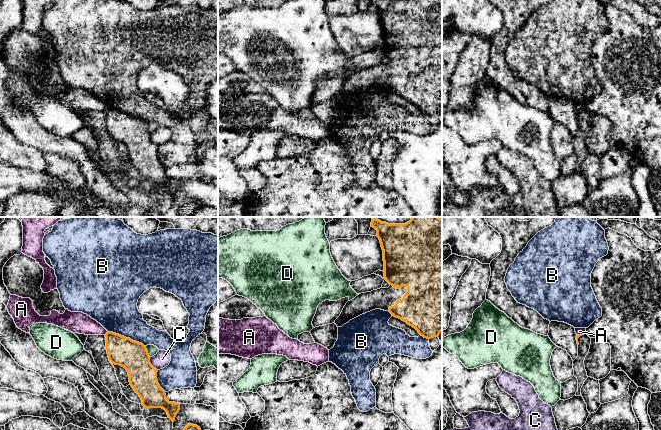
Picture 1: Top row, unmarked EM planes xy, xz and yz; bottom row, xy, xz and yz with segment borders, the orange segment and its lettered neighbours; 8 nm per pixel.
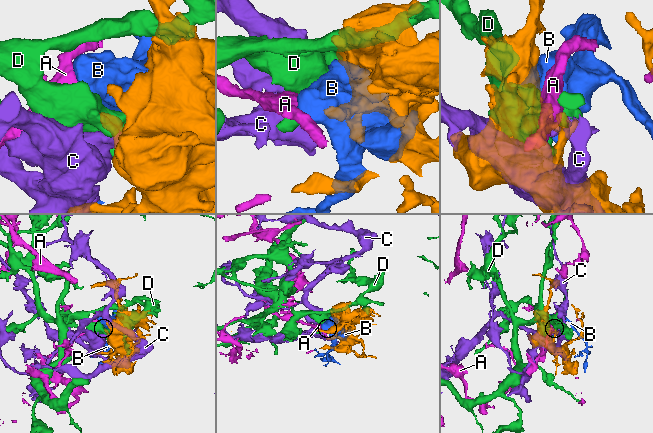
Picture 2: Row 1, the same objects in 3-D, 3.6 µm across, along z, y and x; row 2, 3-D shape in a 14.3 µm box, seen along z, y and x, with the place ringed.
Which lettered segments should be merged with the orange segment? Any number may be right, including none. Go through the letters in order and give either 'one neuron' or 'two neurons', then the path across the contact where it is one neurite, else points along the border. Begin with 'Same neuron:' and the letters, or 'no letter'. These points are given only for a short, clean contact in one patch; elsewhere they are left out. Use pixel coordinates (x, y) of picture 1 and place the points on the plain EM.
Same neuron: no letter
A: two neurons | along xy (107, 107), (104, 110)
B: two neurons
C: two neurons
D: two neurons

